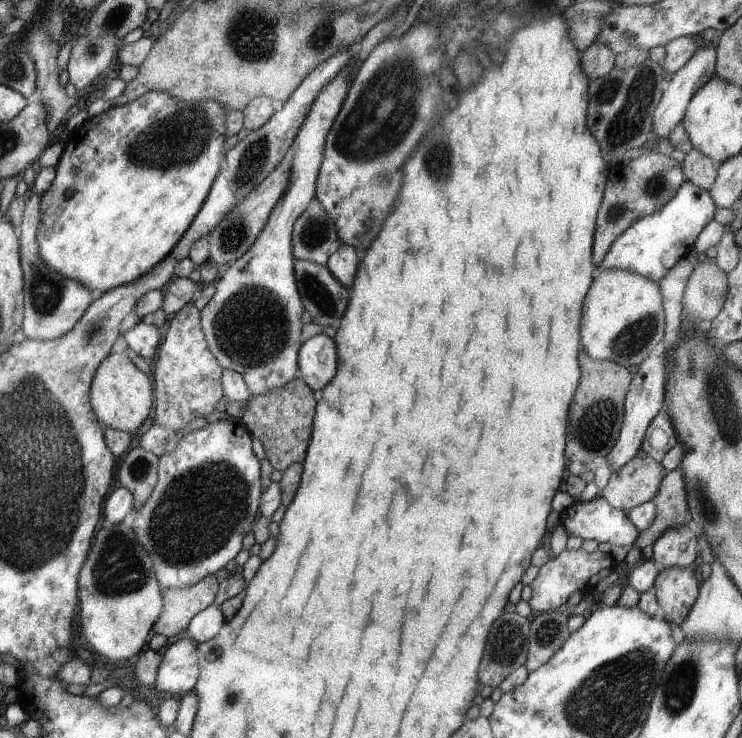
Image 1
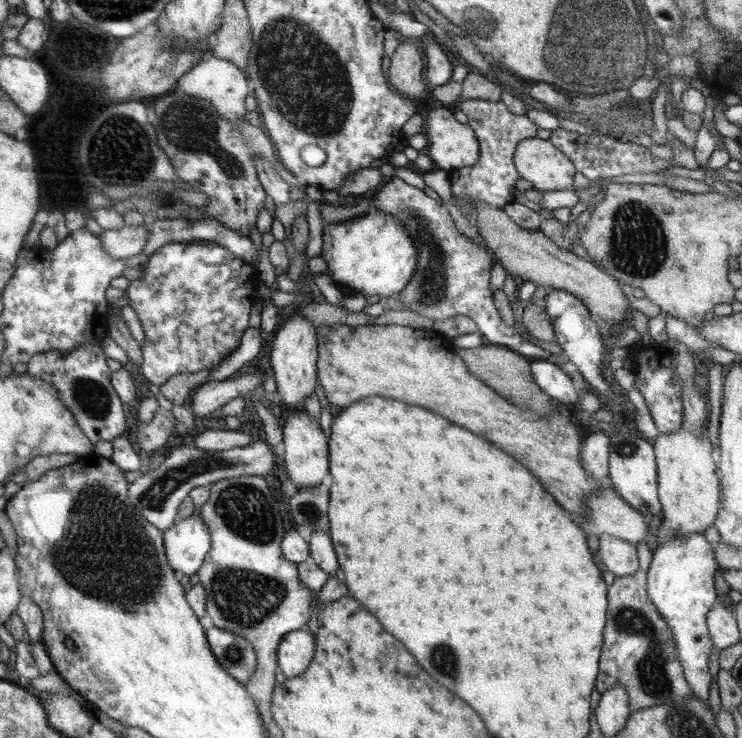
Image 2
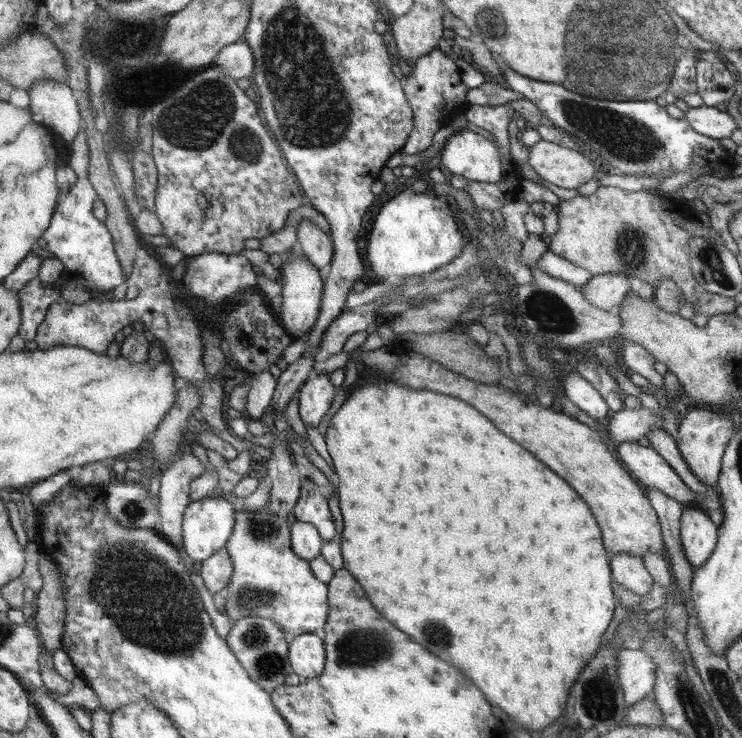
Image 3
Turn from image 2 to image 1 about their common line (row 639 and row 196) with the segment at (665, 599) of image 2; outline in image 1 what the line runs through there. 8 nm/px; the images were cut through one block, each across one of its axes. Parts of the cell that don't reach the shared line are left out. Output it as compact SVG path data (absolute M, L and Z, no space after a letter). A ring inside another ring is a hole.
M686 180L668 204L630 226L613 243L612 249L606 254L605 261L600 264L599 270L625 269L649 277L655 282L661 282L662 278L665 278L665 275L679 261L682 261L682 258L686 258L693 252L695 241L702 230L714 220L716 212L716 202L709 192Z

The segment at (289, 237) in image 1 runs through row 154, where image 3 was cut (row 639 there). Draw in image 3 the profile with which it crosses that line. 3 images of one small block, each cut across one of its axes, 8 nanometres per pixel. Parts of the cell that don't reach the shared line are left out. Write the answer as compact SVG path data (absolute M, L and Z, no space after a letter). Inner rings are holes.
M300 634L289 640L289 662L293 672L304 680L318 677L325 672L325 642L314 634Z

